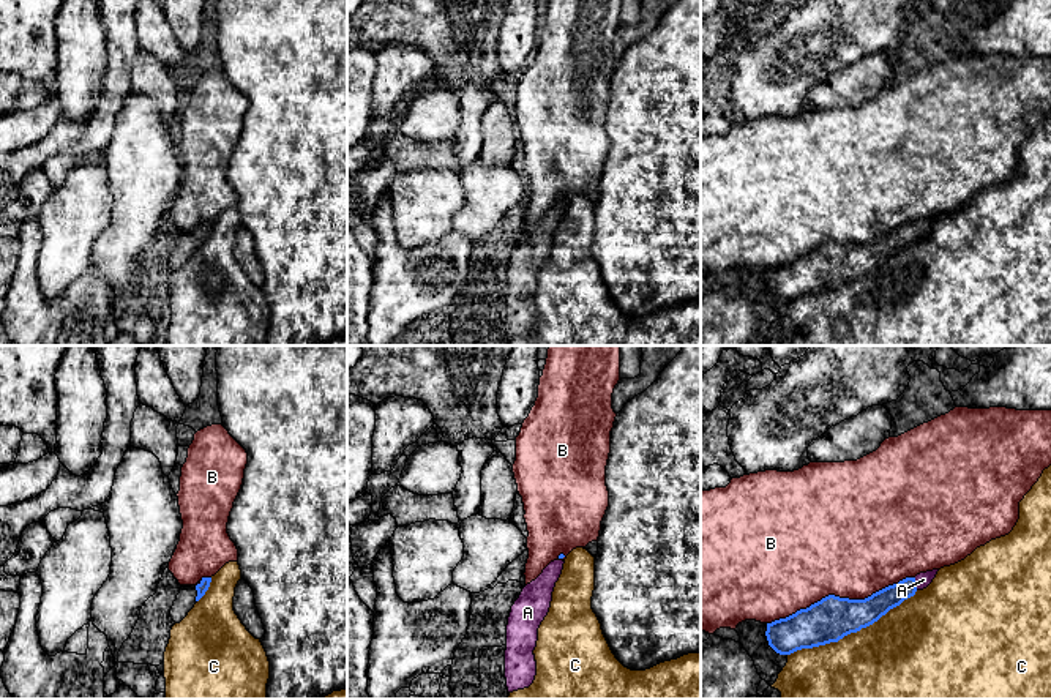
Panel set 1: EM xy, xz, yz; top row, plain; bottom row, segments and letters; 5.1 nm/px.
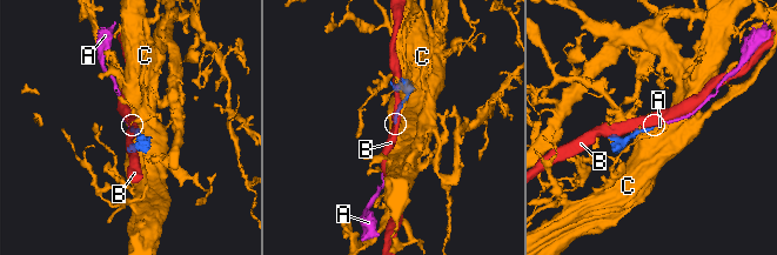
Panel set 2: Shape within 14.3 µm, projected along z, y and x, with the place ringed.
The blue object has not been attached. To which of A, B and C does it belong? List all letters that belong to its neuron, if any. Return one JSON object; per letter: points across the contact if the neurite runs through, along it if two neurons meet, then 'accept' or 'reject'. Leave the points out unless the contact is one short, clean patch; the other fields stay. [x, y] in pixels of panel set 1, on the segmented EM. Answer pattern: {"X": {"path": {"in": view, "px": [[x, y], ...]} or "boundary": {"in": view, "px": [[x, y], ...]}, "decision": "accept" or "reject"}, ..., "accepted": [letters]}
{"A": {"path": {"in": "yz", "px": [[873, 608], [914, 584], [923, 579]]}, "decision": "accept"}, "B": {"decision": "reject"}, "C": {"decision": "reject"}, "accepted": ["A"]}

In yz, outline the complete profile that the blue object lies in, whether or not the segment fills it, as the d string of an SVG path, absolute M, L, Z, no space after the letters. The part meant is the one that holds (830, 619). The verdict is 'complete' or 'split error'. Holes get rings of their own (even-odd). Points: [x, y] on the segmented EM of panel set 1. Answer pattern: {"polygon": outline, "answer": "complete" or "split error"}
{"polygon": "M939 570L906 578L865 600L828 595L806 609L767 623L769 645L780 655L838 642L851 633L866 628L900 606L904 600L926 589Z", "answer": "split error"}

